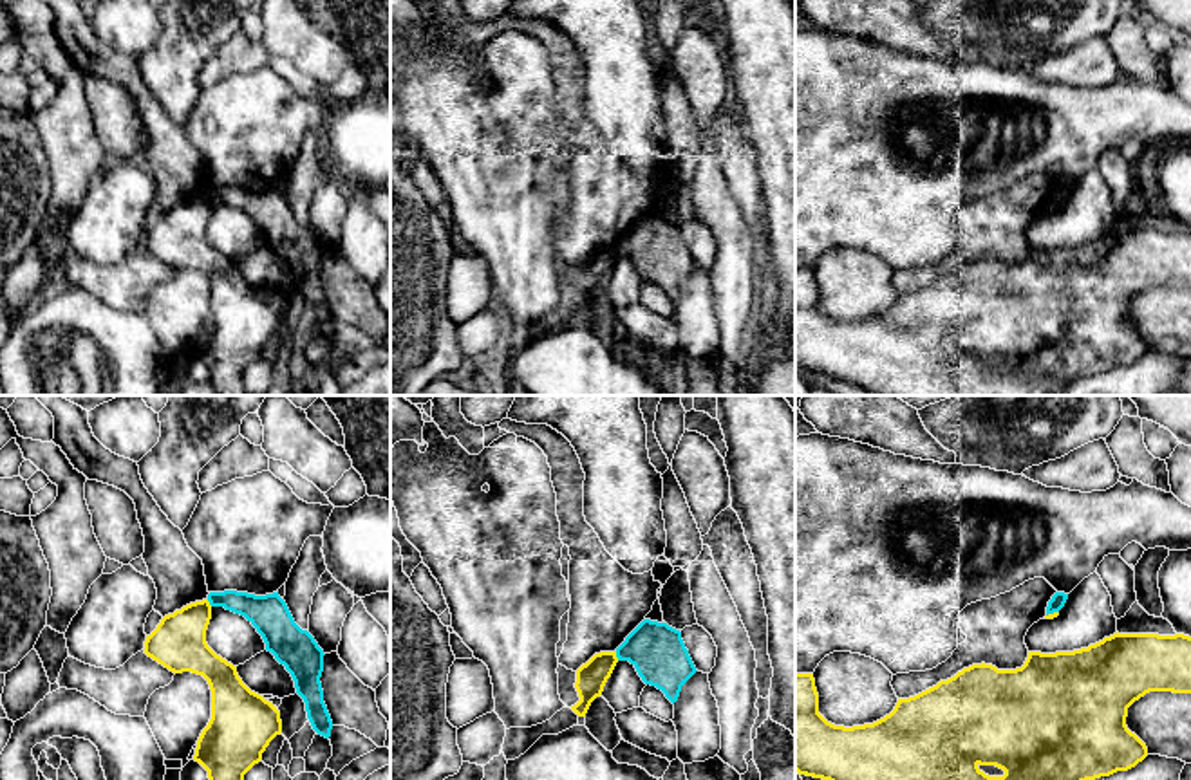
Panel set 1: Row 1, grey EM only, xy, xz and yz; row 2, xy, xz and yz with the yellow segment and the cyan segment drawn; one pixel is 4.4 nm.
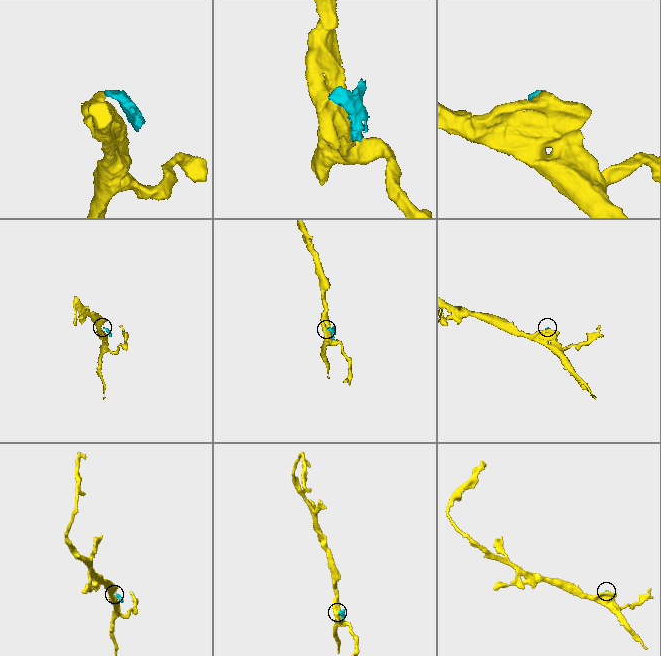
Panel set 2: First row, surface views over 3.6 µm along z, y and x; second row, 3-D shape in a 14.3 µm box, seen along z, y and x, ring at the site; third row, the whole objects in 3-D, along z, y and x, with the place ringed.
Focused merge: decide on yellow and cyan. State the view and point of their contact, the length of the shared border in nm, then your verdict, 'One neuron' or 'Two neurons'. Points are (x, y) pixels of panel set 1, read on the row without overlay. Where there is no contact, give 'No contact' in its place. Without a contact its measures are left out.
Touches yellow at xz (615, 251). Shared border 40 nm. Two neurons

